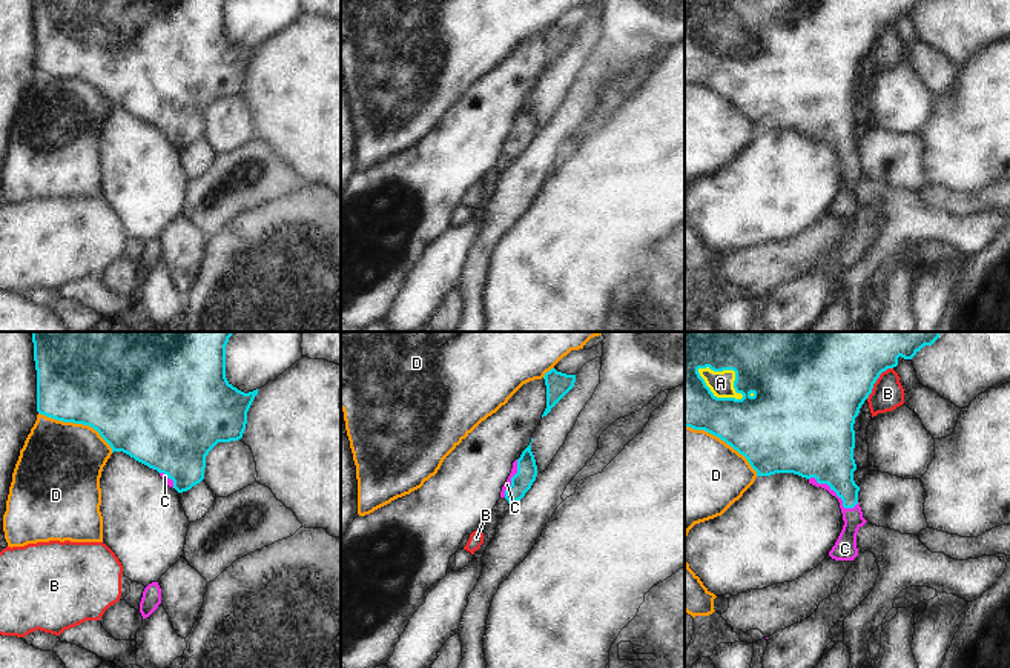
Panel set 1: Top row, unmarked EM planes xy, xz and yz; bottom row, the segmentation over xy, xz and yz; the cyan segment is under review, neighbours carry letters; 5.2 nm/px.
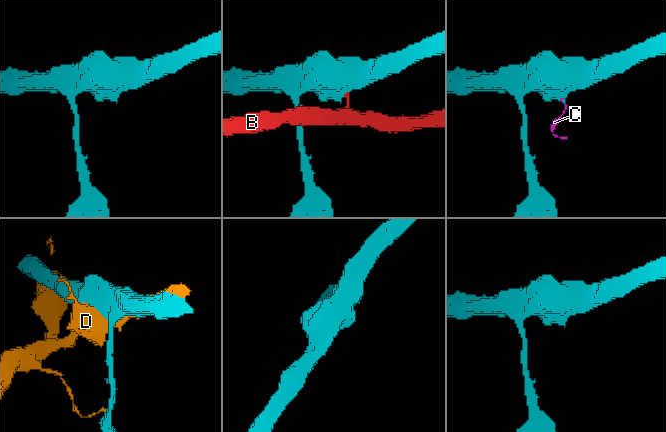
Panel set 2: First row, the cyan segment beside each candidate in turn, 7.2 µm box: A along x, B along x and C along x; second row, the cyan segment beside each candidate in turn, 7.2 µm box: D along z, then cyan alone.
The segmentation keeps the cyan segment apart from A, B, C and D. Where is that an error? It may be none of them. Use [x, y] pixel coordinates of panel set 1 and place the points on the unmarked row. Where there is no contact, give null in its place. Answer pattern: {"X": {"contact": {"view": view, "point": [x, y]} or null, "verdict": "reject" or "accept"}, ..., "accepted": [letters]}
{"A": {"contact": {"view": "yz", "point": [716, 52]}, "verdict": "accept"}, "B": {"contact": {"view": "yz", "point": [875, 37]}, "verdict": "reject"}, "C": {"contact": {"view": "yz", "point": [837, 151]}, "verdict": "accept"}, "D": {"contact": {"view": "xy", "point": [79, 79]}, "verdict": "reject"}, "accepted": ["A", "C"]}

